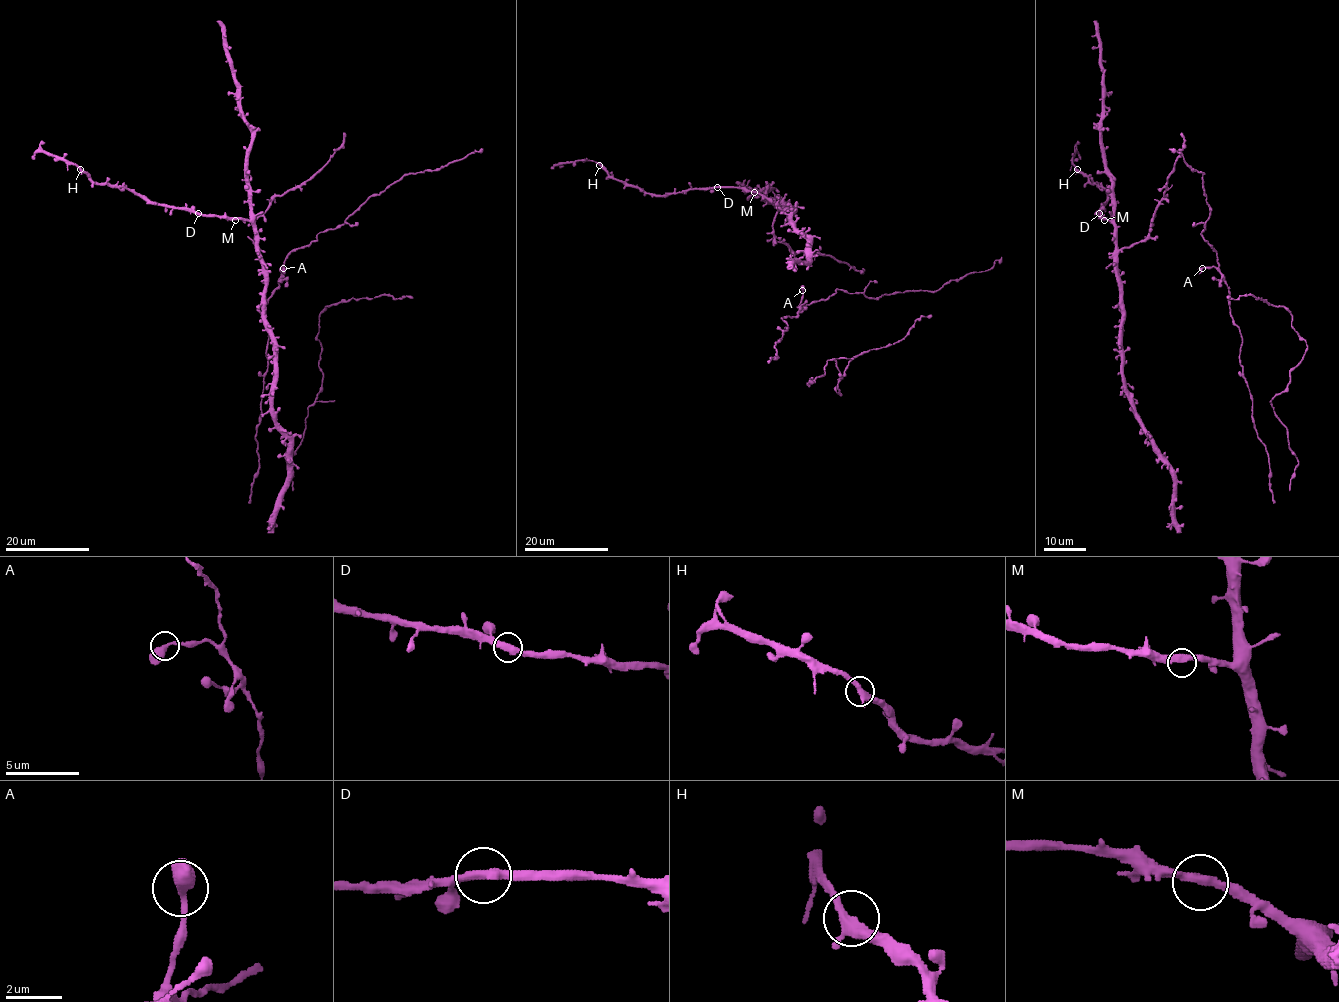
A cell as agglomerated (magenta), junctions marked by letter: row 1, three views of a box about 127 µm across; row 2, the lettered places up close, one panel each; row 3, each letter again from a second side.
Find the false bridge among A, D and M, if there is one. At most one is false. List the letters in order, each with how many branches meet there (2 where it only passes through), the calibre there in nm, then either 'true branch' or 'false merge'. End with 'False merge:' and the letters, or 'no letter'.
A: 2 | 380 nm | true branch
D: 2 | 380 nm | true branch
M: 2 | 360 nm | true branch
False merge: no letter

